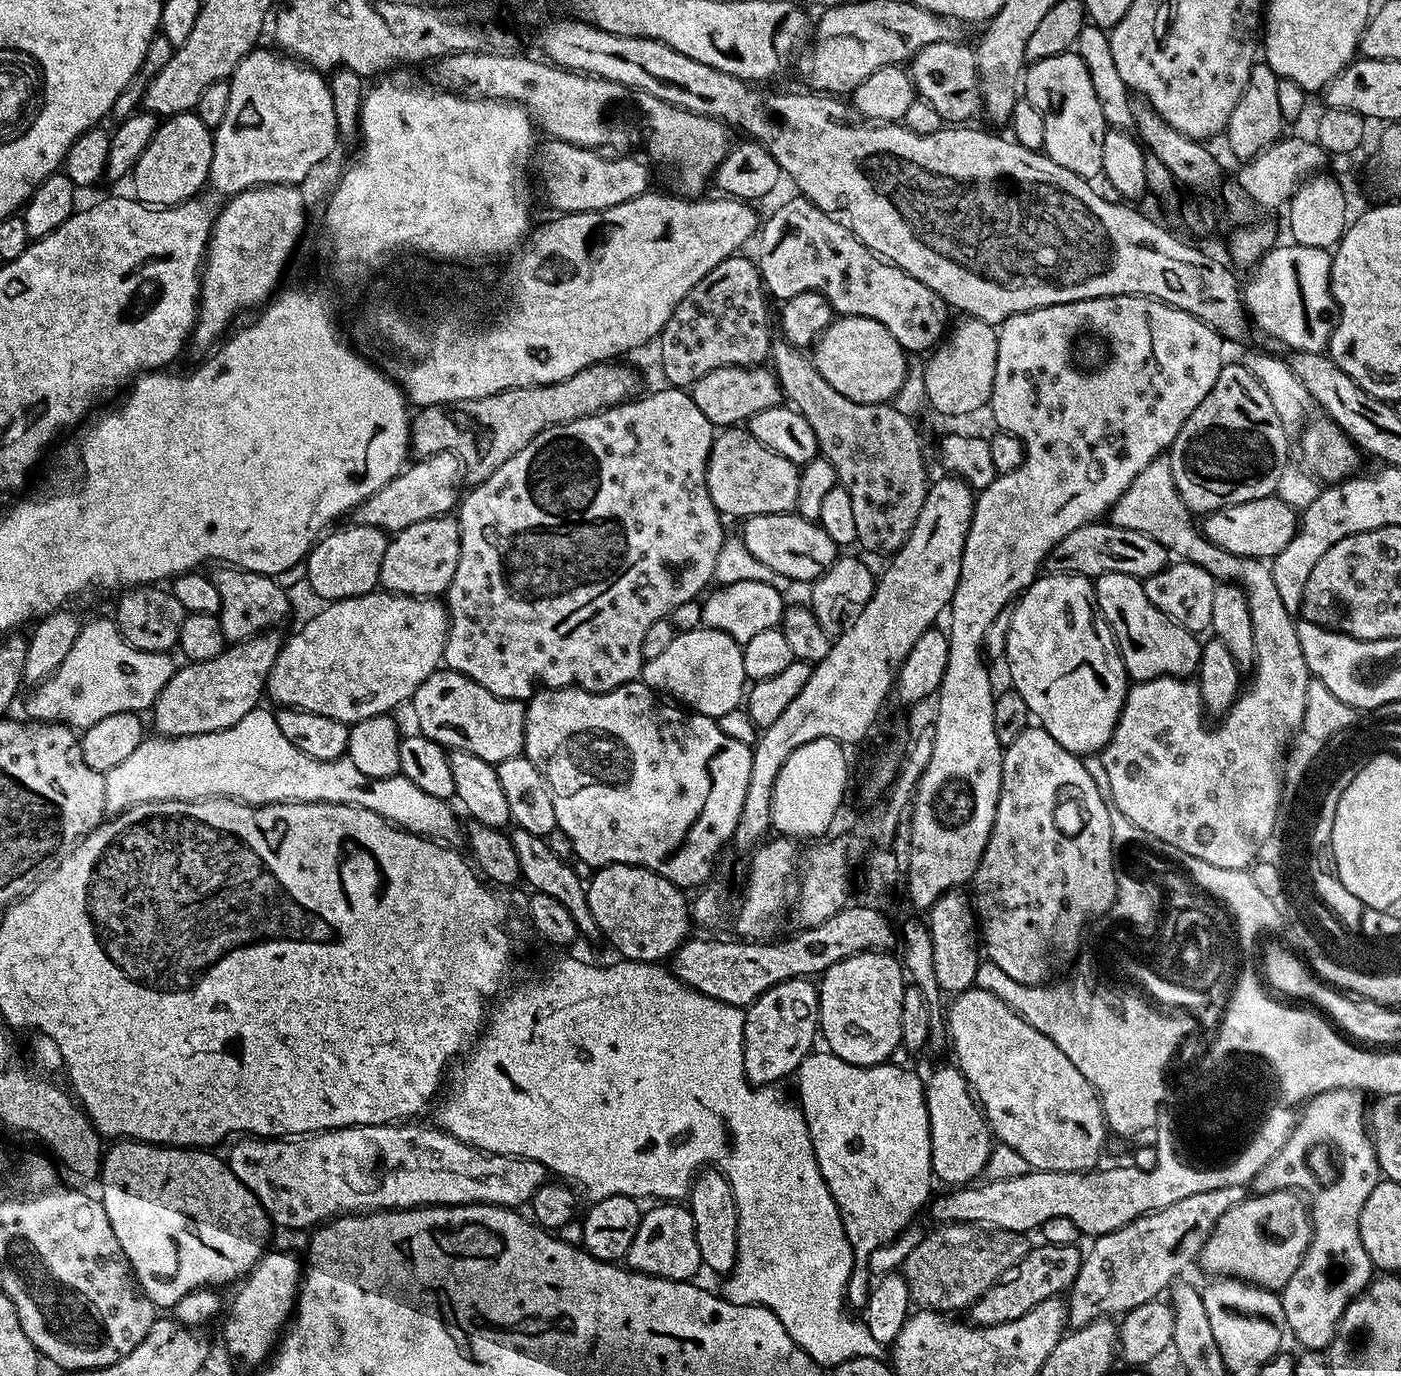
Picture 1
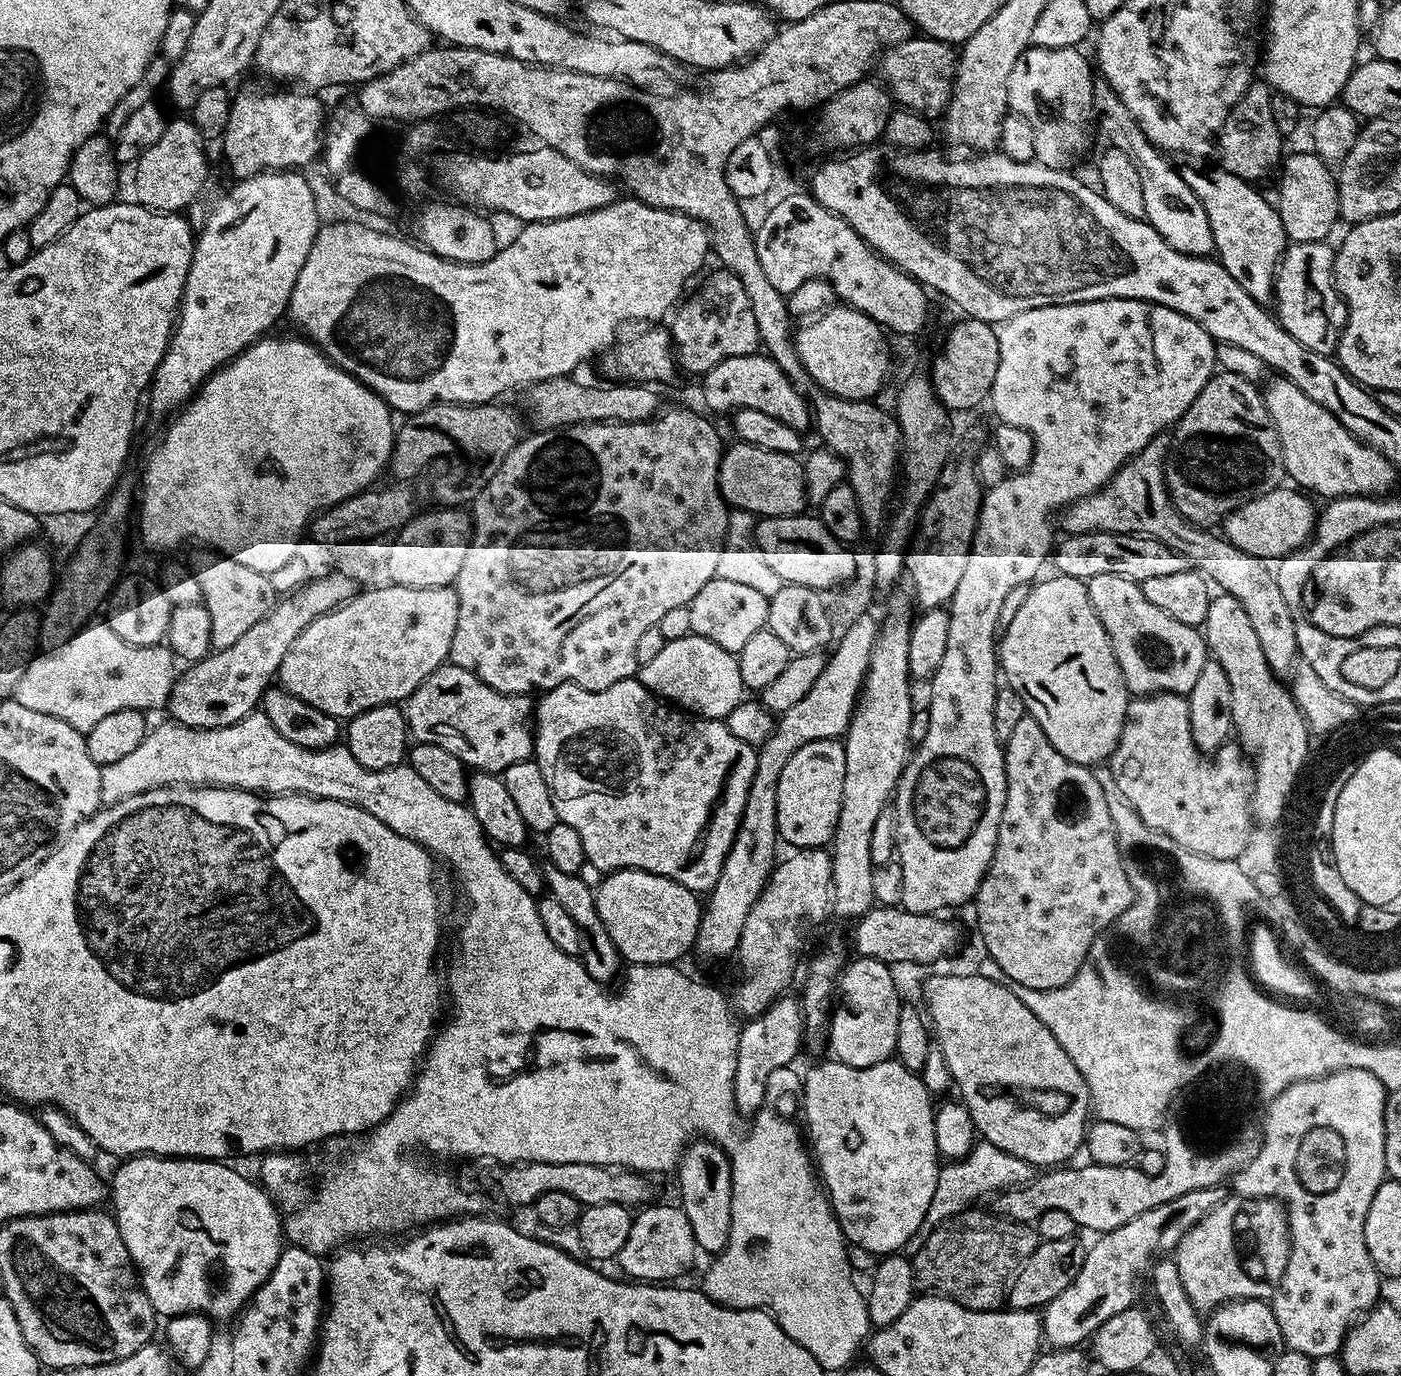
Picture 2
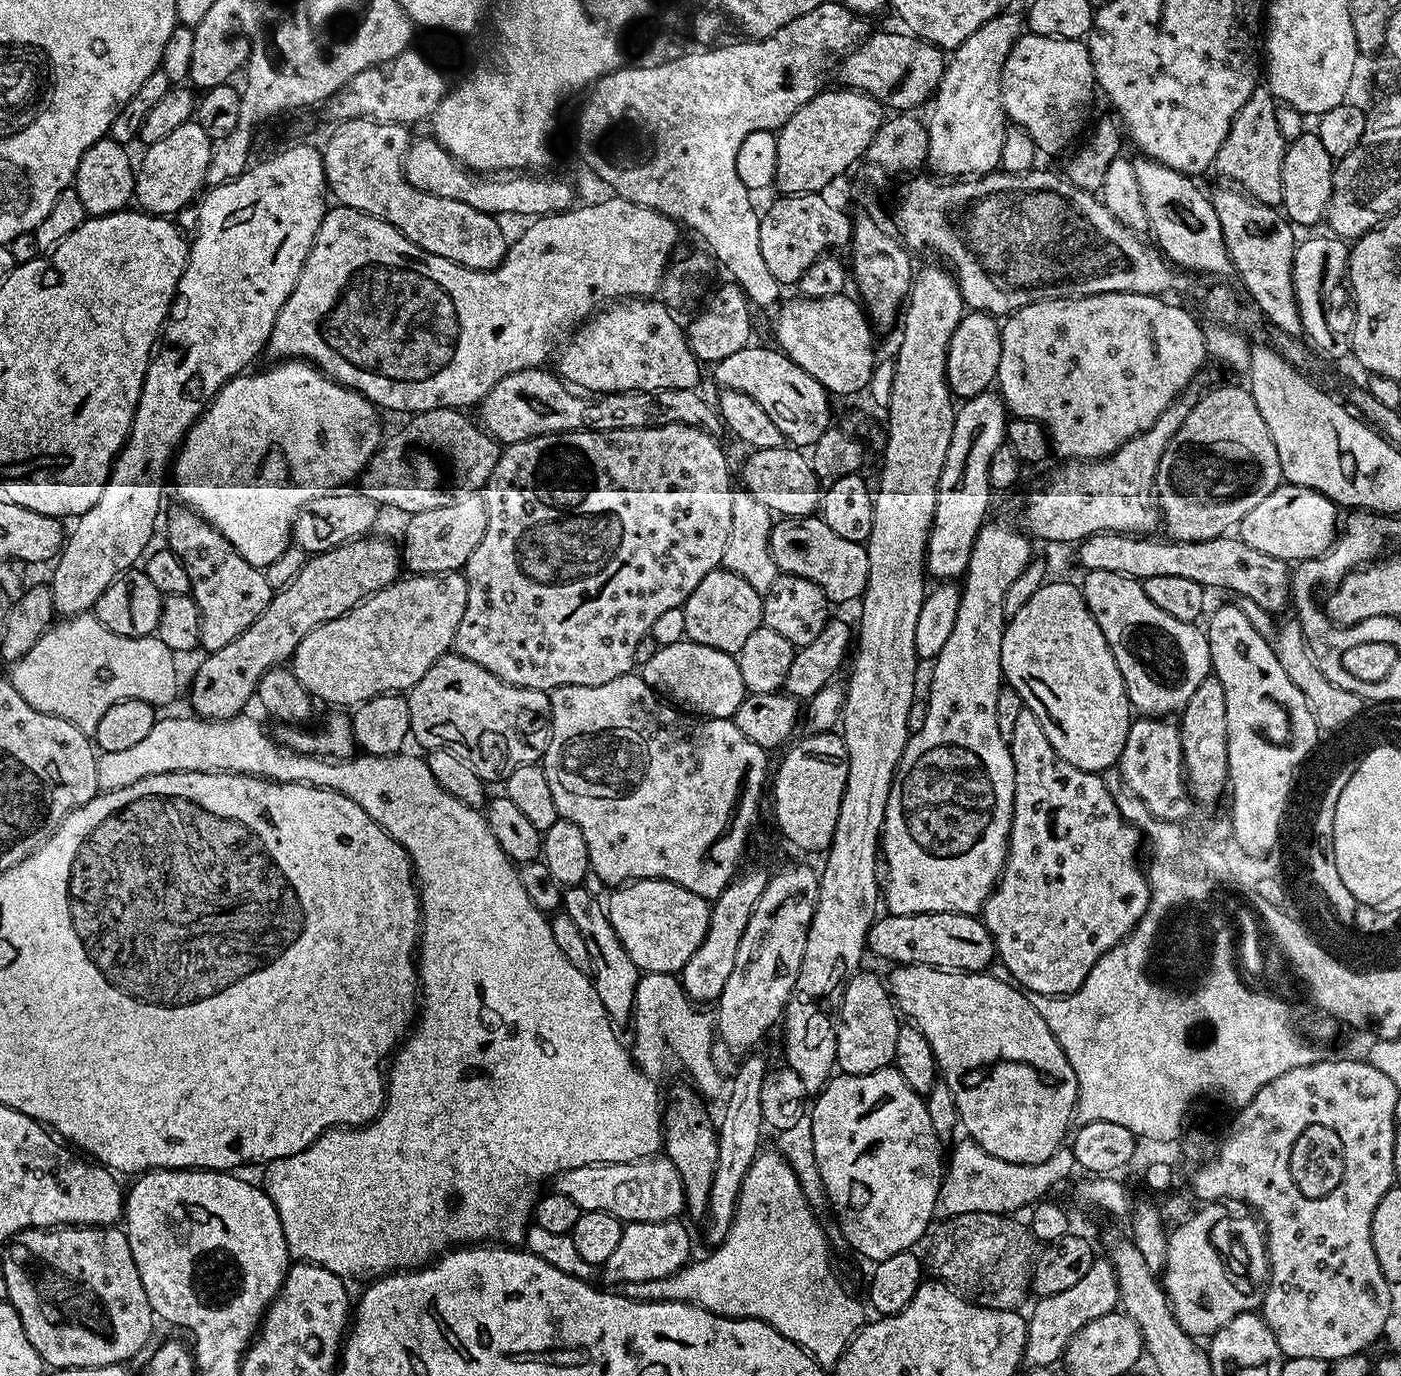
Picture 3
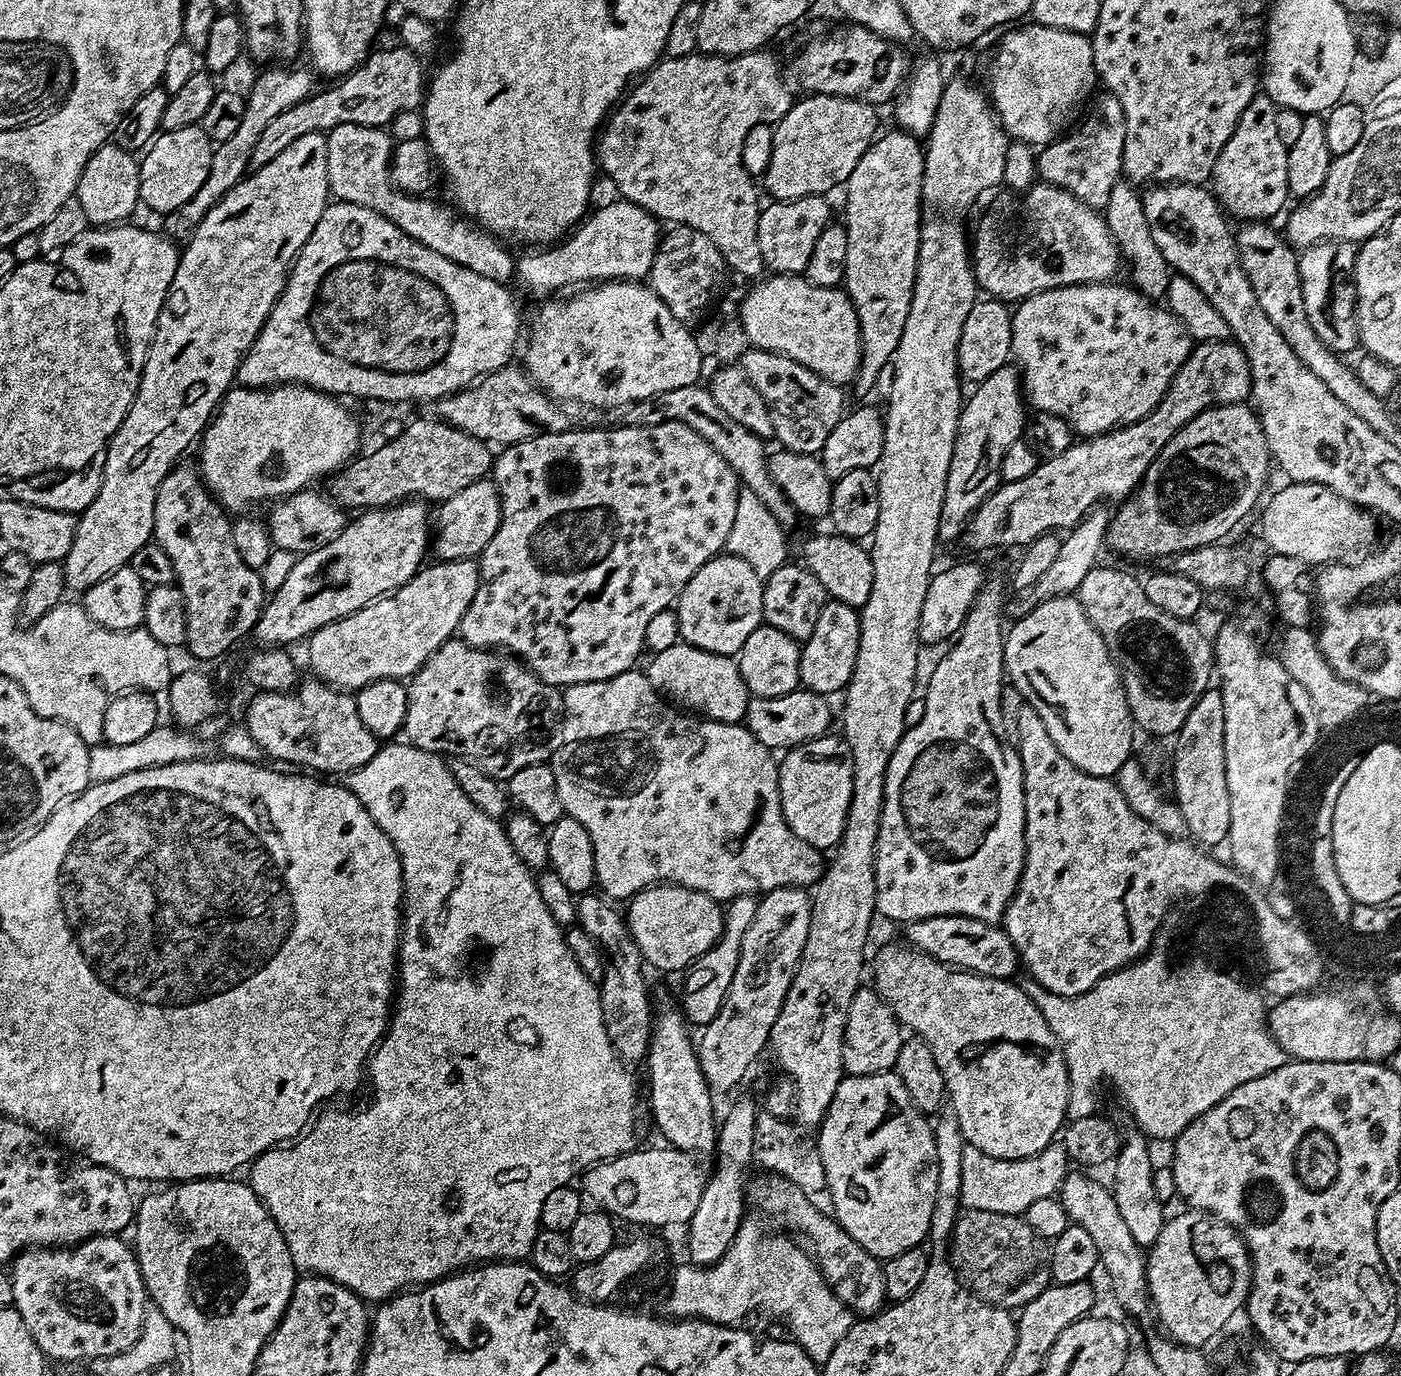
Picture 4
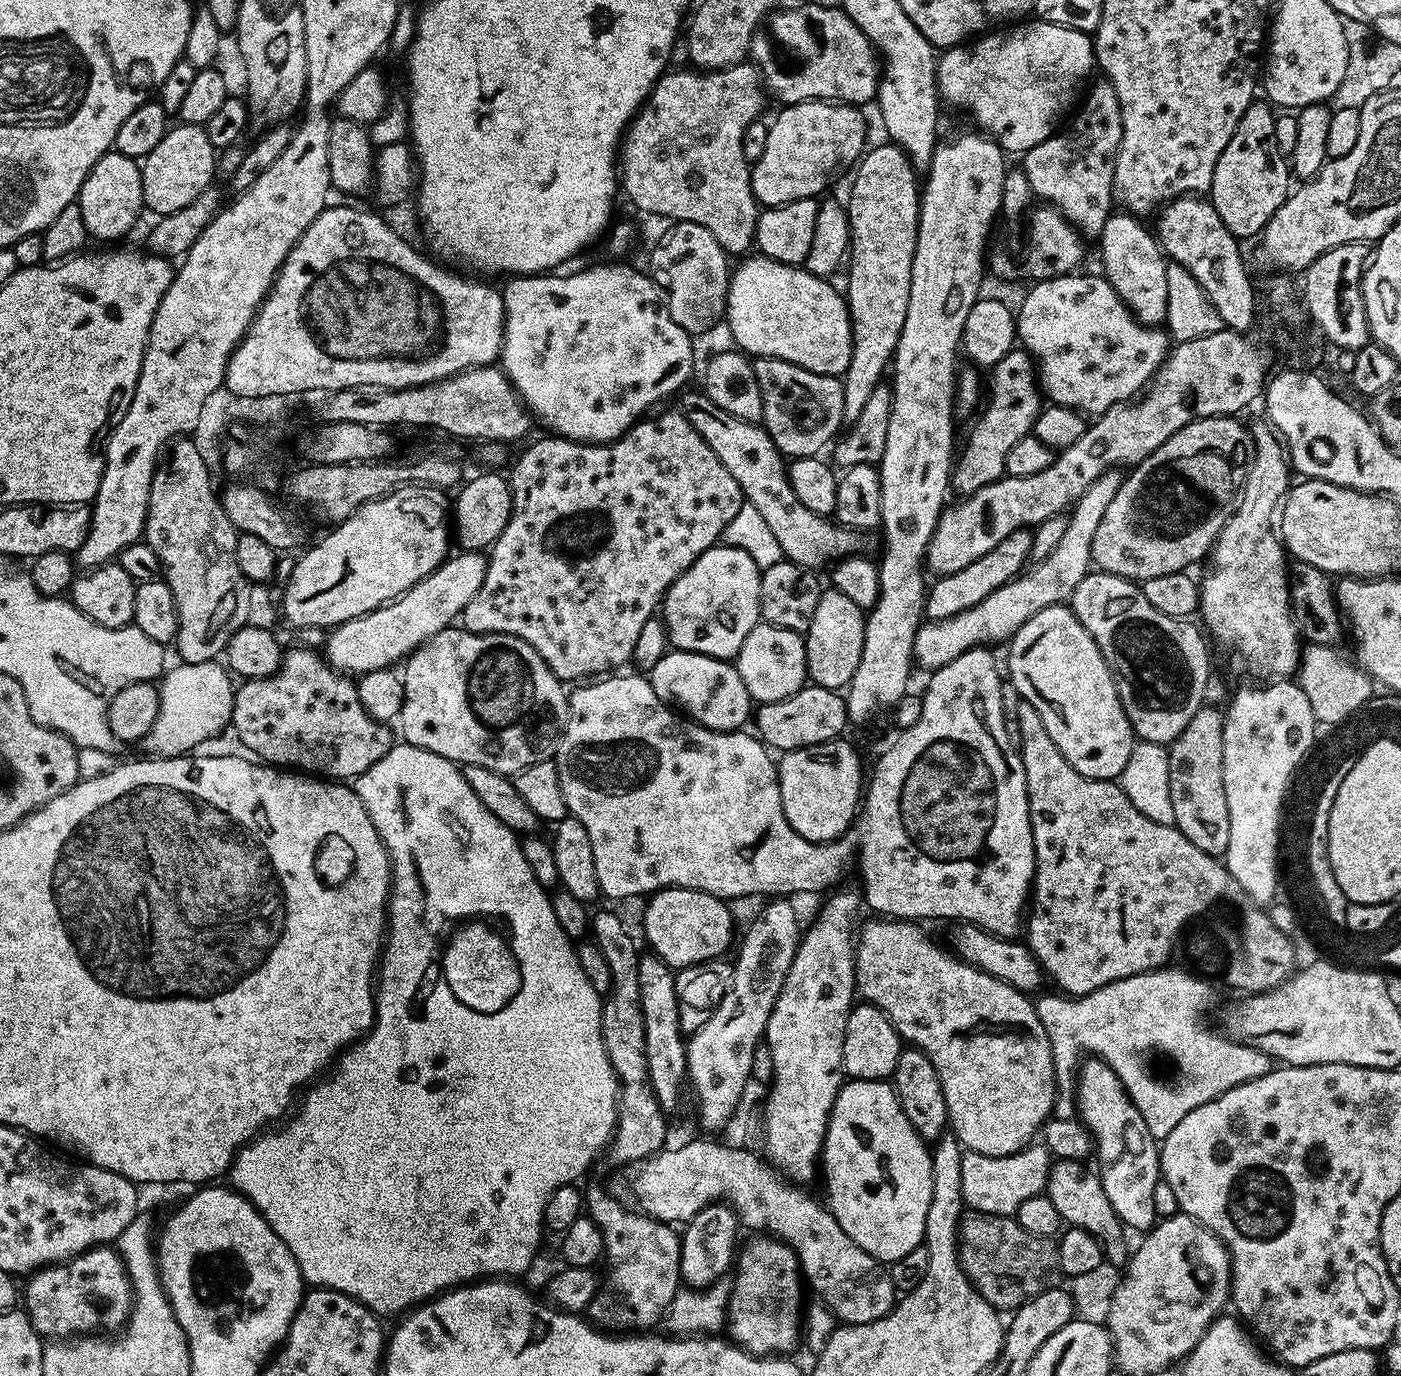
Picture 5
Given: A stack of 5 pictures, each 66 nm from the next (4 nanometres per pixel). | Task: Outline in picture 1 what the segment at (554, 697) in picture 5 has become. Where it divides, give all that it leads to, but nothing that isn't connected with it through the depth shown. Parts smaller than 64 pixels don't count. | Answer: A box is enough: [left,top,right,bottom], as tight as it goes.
[410,670,525,765]

